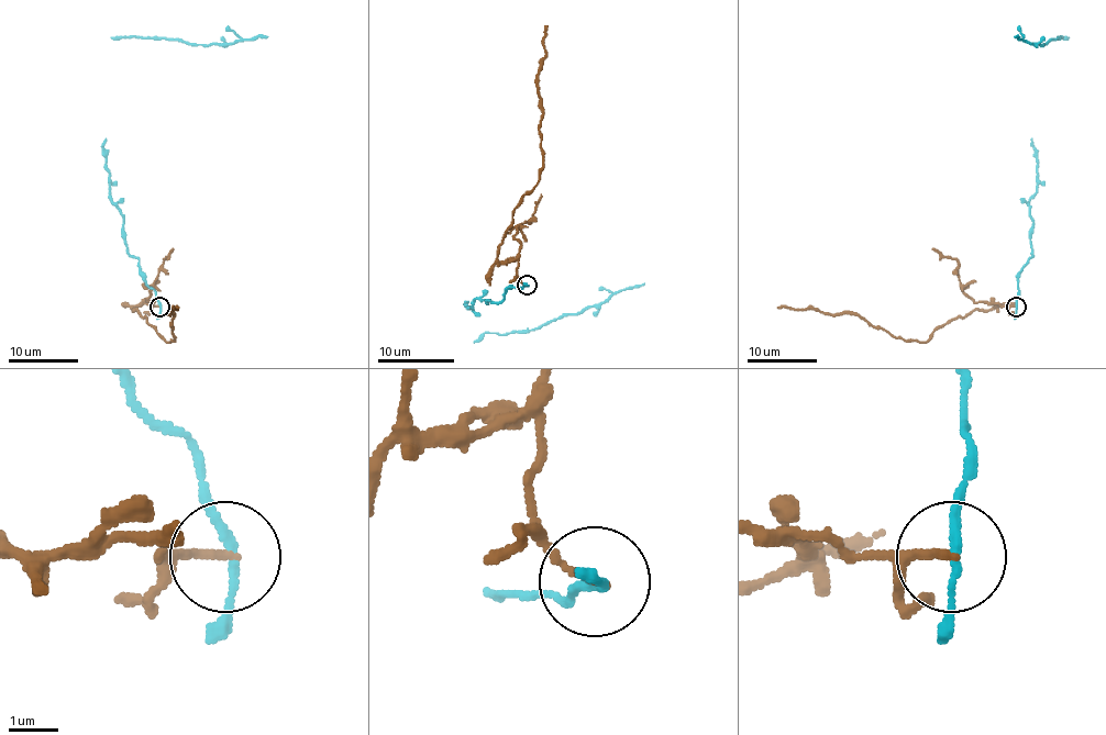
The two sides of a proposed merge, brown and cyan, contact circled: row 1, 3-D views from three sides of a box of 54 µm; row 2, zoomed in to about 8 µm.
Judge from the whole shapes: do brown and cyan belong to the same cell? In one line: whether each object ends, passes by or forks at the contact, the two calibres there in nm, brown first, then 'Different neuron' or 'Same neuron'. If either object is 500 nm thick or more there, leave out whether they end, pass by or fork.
At the ring brown ends. At the ring cyan passes by. Thickness 140 nm (brown) against 160 nm. Different neuron

